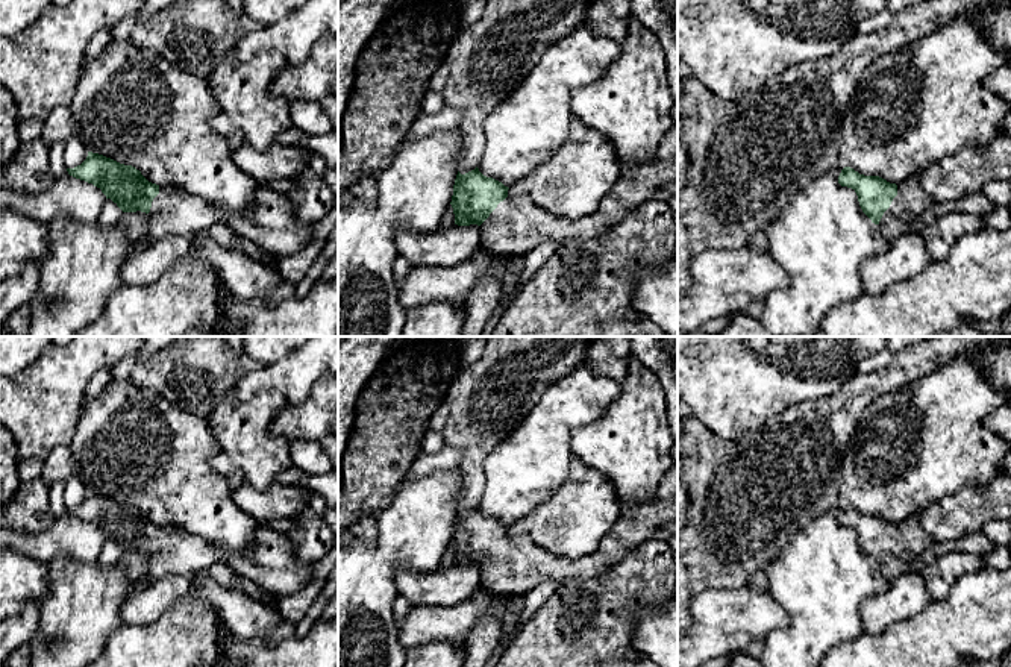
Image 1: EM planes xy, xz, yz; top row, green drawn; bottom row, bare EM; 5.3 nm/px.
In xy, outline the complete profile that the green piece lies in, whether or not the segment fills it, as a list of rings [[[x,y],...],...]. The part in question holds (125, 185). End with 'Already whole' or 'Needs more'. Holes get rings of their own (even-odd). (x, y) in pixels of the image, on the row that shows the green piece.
[[[88,152],[80,165],[67,171],[100,188],[123,212],[146,212],[150,240],[167,235],[191,238],[217,221],[226,221],[239,236],[277,259],[300,252],[312,240],[312,226],[296,218],[286,193],[258,188],[255,209],[232,215],[174,185],[152,183],[135,167],[99,153]]]. Needs more

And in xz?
[[[678,153],[670,159],[656,158],[641,165],[623,168],[618,182],[602,200],[597,211],[587,218],[567,220],[550,215],[544,209],[535,206],[529,197],[509,196],[508,189],[509,188],[502,182],[484,176],[476,167],[465,174],[458,171],[450,202],[455,214],[455,224],[477,224],[480,247],[505,258],[526,255],[529,250],[550,240],[561,243],[568,238],[585,240],[600,236],[626,218],[641,203],[653,200],[668,202],[671,197],[678,197]]]. Needs more

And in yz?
[[[844,167],[838,183],[856,193],[862,212],[890,241],[912,233],[914,220],[934,203],[922,186],[919,174],[896,185],[879,176],[864,176]]]. Needs more

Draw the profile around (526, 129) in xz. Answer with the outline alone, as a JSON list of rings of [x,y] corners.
[[[587,27],[571,30],[547,49],[524,80],[487,117],[485,149],[477,164],[479,171],[509,188],[552,159],[570,132],[573,94],[596,82],[620,52],[620,42]]]

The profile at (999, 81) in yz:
[[[1011,65],[997,68],[982,83],[1011,106]]]

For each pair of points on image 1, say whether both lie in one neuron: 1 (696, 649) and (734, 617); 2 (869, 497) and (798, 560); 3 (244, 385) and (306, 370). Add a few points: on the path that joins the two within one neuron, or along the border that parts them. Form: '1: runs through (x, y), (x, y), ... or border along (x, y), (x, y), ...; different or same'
1: runs through (705, 640), (725, 622); same
2: border along (840, 501), (845, 505); different
3: runs through (259, 381), (269, 376), (291, 376); same

